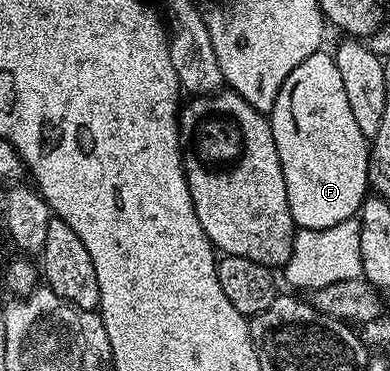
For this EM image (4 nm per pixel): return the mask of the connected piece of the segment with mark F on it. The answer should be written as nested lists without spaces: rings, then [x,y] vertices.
[[[318,51],[302,59],[302,63],[298,63],[298,67],[290,71],[286,83],[282,83],[278,91],[278,99],[270,114],[274,147],[278,147],[278,159],[282,163],[282,175],[286,179],[286,199],[290,203],[290,215],[295,225],[301,229],[325,229],[334,227],[334,223],[353,220],[370,193],[370,141],[358,129],[335,56],[331,52],[324,52]]]

